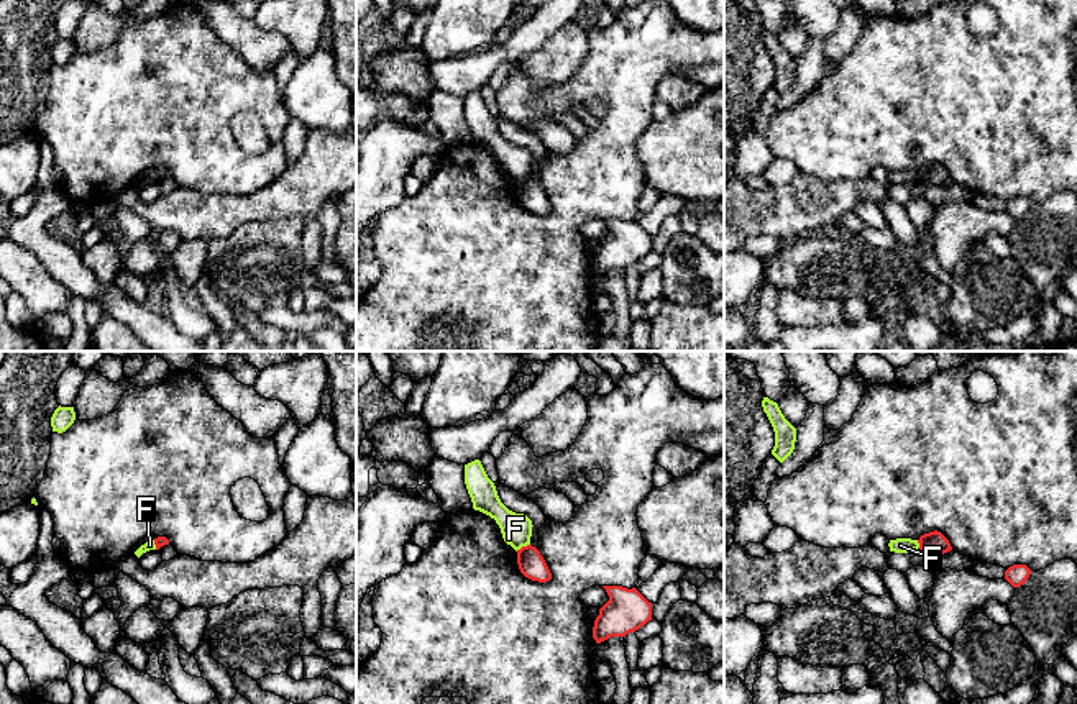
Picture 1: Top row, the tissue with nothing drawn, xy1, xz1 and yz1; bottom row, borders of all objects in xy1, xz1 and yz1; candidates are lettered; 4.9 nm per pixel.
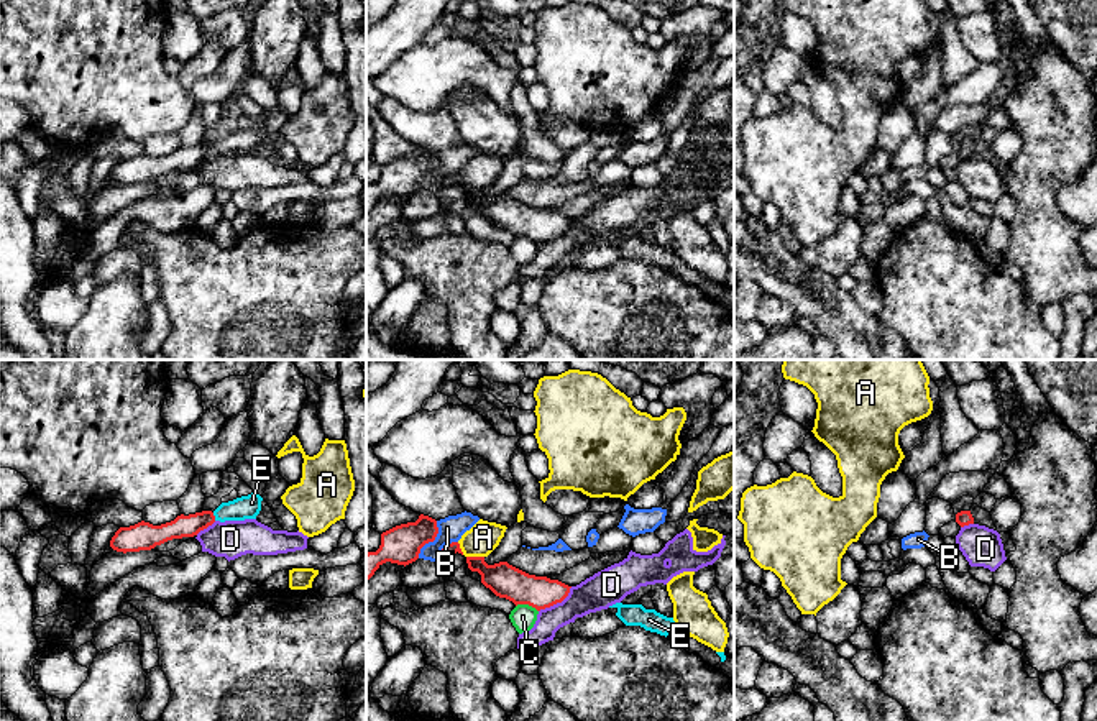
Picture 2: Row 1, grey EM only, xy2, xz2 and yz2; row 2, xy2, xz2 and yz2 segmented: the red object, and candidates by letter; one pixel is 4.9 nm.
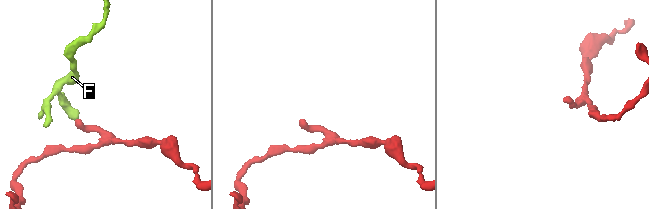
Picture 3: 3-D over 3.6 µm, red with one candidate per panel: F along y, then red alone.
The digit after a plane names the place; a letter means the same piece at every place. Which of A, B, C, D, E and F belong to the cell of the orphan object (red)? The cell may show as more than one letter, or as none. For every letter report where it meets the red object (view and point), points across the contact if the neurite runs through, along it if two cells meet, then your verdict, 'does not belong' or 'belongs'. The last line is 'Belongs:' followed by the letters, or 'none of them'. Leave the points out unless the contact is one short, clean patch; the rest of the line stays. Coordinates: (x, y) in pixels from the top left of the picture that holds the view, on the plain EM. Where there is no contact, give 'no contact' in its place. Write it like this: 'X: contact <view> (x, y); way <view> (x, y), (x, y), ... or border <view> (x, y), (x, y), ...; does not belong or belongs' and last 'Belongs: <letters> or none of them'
A: contact xz2 (475, 189); border xz2 (467, 188), (483, 189); does not belong
B: contact xz2 (432, 173); border xz2 (437, 153), (437, 168), (421, 181), (417, 189); does not belong
C: contact xz2 (527, 235); border xz2 (516, 237), (531, 237), (537, 243); does not belong
D: contact xz2 (557, 234); border xz2 (572, 219), (560, 234), (539, 243); does not belong
E: contact xy2 (214, 148); way xy2 (183, 158), (191, 158), (214, 148), (248, 138); belongs
F: contact xz1 (522, 179); border xz1 (529, 176), (516, 182); does not belong
Belongs: E

